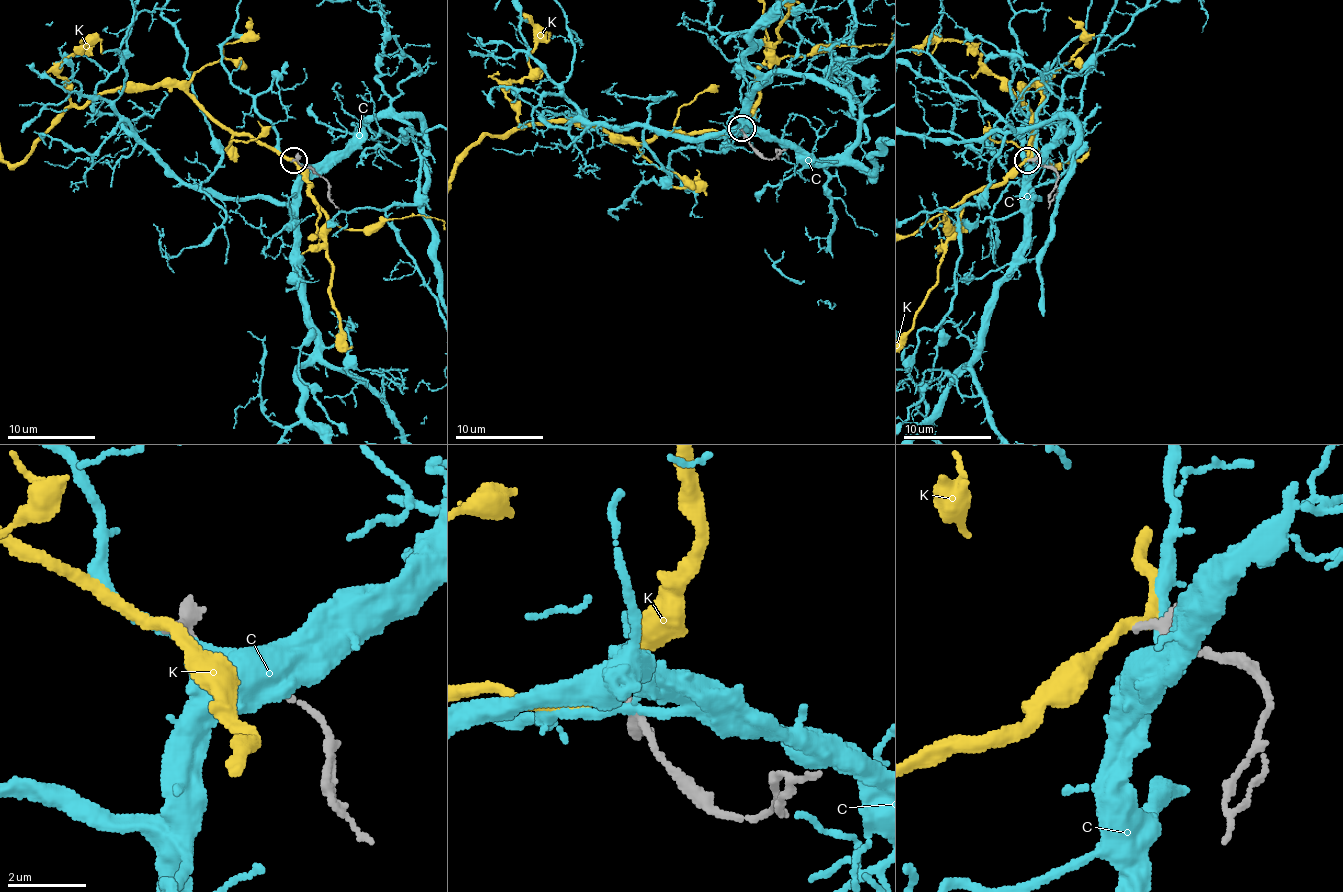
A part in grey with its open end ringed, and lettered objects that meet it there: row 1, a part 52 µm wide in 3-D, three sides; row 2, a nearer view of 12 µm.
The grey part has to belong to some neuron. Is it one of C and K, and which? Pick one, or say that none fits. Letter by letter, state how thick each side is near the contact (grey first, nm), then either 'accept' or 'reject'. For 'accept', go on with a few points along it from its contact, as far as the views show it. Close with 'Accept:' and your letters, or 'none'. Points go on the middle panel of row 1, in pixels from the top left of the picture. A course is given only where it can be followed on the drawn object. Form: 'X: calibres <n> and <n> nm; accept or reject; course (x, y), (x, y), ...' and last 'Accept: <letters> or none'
C: calibres 420 and 240 nm; reject
K: calibres 160 and 320 nm; reject
Accept: none

